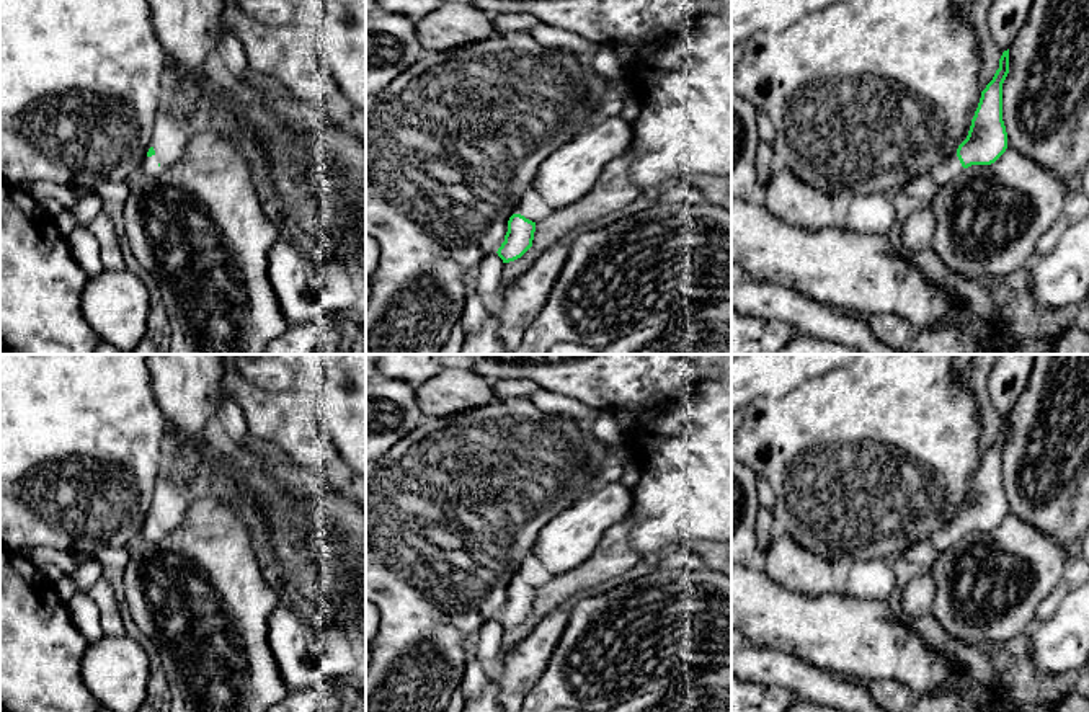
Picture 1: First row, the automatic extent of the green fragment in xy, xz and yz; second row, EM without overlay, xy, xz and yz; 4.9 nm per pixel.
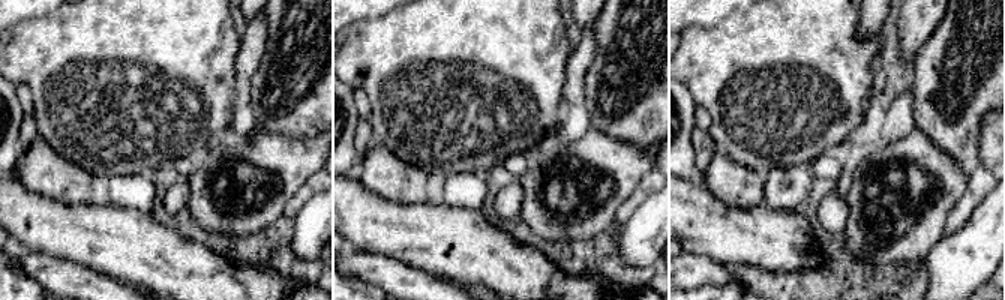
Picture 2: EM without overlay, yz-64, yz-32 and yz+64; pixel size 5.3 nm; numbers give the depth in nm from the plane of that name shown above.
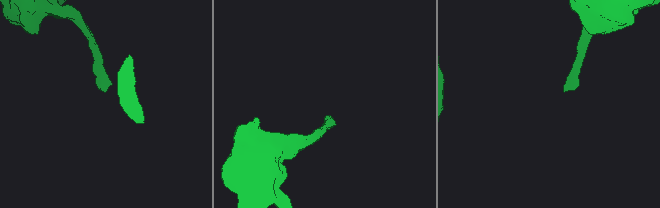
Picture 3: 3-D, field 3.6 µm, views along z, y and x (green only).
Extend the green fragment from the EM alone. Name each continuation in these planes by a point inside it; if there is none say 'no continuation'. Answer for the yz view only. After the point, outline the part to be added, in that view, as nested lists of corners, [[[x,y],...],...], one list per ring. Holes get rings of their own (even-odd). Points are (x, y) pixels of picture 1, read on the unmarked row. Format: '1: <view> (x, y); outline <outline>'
1: yz (941, 539); outline [[[957,516],[940,531],[936,531],[927,541],[937,552],[944,552],[949,545],[960,541],[965,534],[962,532]]]

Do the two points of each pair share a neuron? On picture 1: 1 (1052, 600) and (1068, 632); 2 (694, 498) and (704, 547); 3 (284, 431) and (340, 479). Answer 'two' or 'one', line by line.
1: two
2: two
3: one

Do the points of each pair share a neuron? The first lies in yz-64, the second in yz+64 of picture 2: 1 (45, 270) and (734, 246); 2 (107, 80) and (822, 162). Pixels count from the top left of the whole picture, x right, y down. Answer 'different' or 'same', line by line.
1: different
2: different

